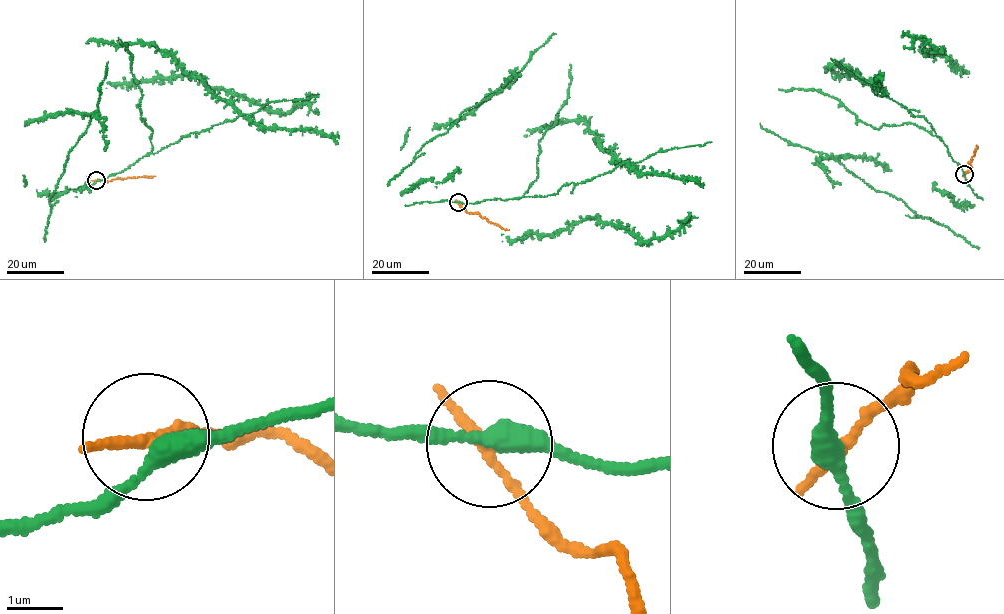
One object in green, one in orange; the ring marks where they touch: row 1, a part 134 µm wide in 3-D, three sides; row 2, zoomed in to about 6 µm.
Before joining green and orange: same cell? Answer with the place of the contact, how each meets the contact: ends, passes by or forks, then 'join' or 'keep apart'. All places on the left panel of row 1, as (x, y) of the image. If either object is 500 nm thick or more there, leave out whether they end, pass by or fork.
(96, 180) | green passes by | orange passes by | keep apart

